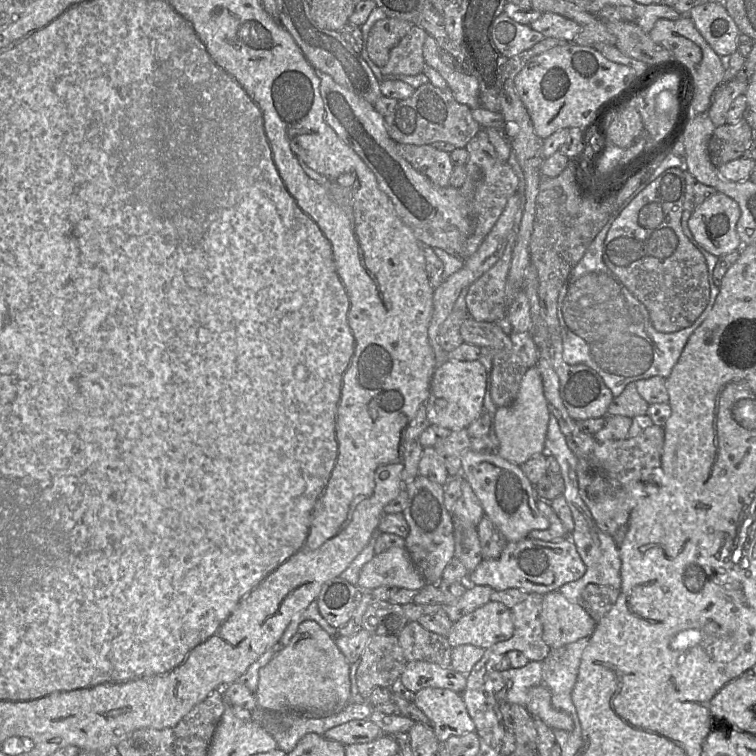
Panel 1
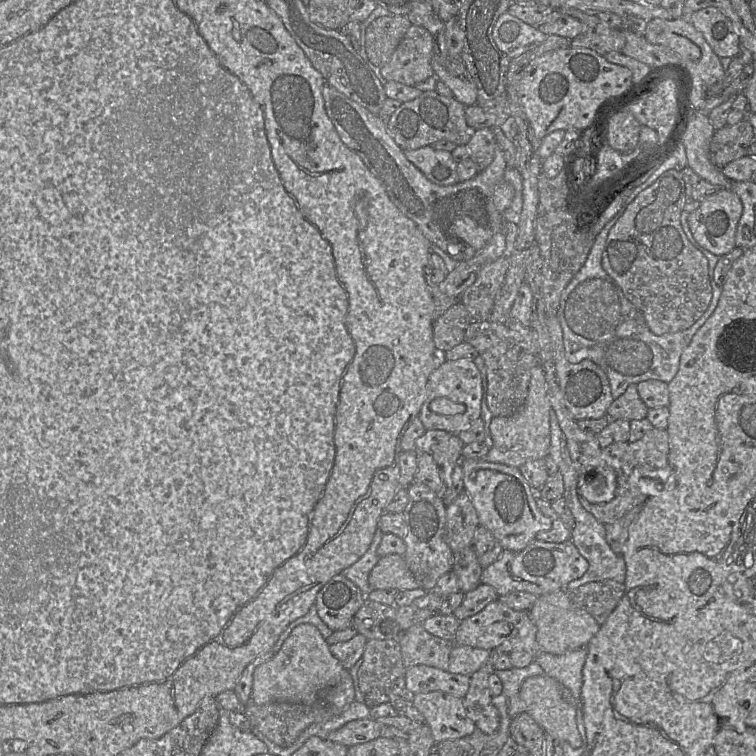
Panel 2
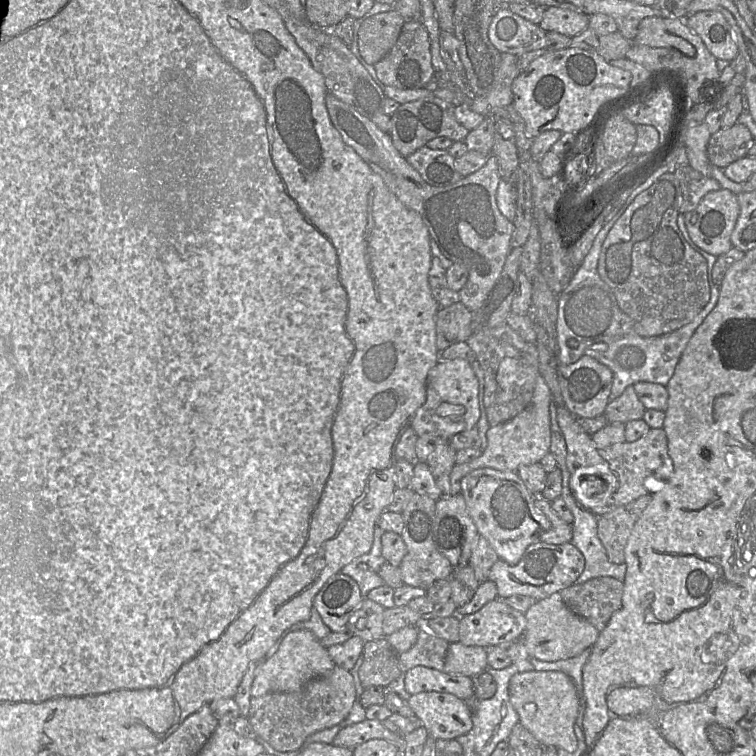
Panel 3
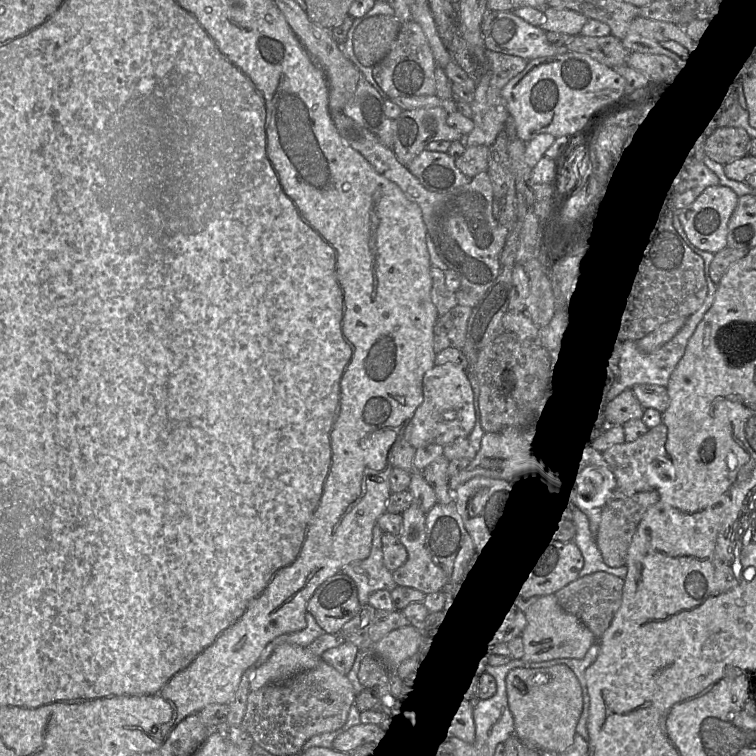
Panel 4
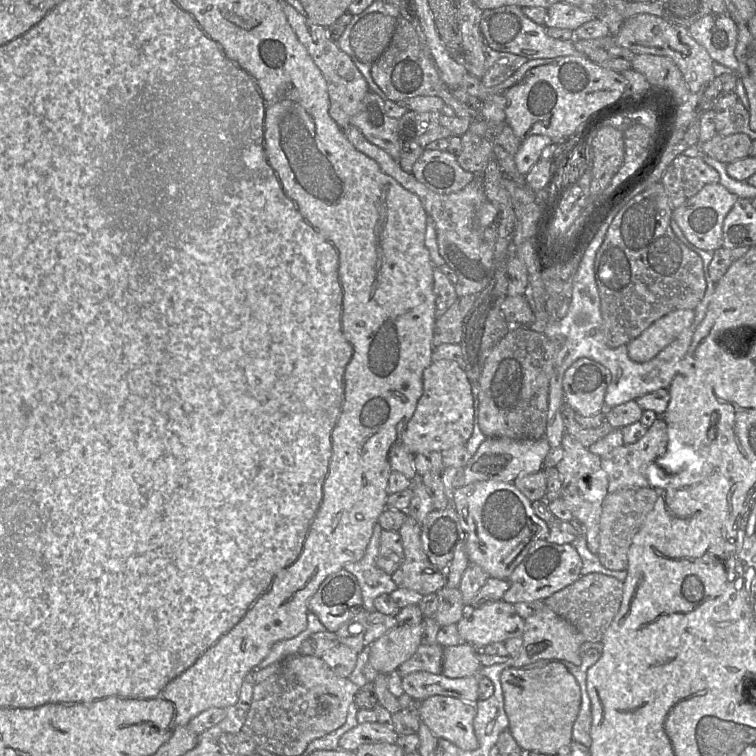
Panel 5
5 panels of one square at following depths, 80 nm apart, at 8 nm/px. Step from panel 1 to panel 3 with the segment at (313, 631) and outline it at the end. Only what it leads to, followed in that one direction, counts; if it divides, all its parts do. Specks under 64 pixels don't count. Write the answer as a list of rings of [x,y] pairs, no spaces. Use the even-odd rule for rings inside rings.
[[[296,630],[284,638],[272,657],[263,660],[255,669],[251,696],[261,697],[271,692],[297,692],[312,679],[329,675],[335,666],[328,650],[310,630]]]

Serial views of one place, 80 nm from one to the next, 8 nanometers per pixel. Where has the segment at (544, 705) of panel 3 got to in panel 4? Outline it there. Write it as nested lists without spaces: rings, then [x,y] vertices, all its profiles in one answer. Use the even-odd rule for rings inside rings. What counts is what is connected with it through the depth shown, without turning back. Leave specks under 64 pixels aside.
[[[566,665],[515,668],[506,676],[508,706],[514,718],[514,735],[539,751],[564,752],[571,747],[583,709],[581,685]]]

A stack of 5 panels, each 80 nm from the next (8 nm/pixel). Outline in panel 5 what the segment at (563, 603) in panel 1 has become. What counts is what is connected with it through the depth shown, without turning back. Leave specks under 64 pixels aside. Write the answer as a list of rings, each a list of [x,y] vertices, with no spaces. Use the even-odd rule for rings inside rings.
[[[546,605],[535,615],[525,619],[522,639],[523,645],[519,655],[510,661],[512,667],[523,668],[544,659],[566,660],[576,666],[582,663],[579,648],[585,642],[585,638],[572,624]]]

